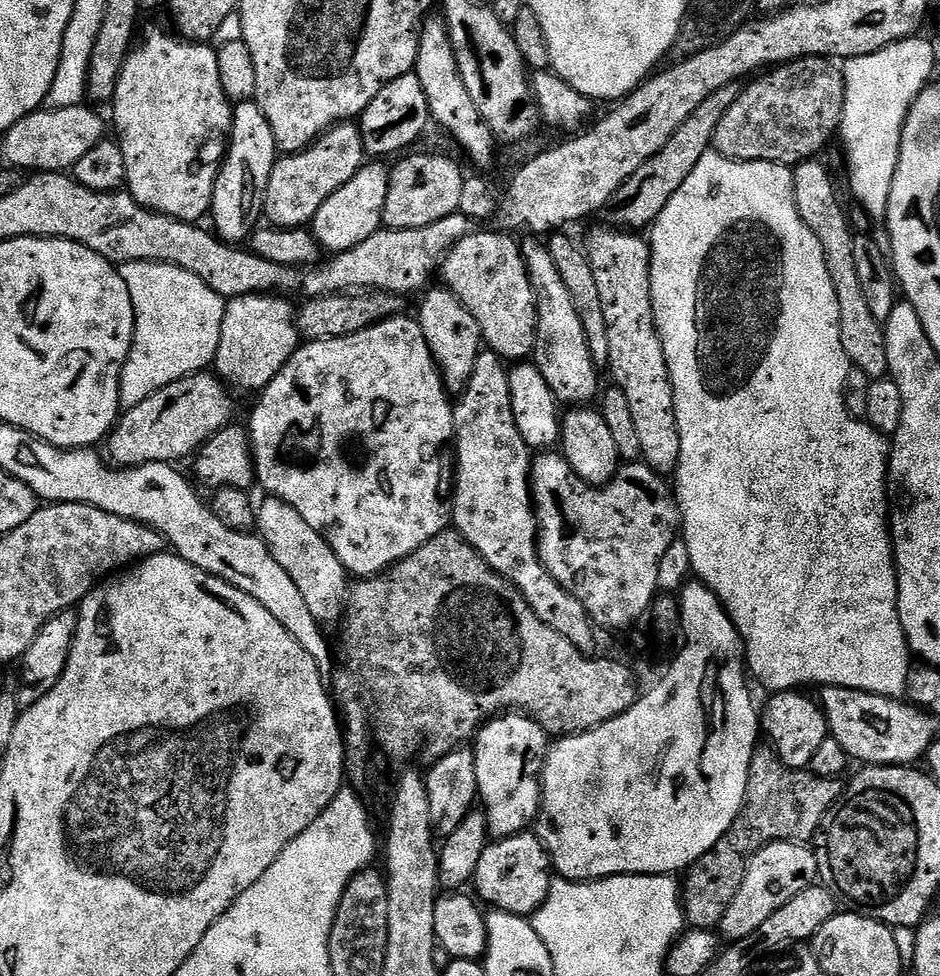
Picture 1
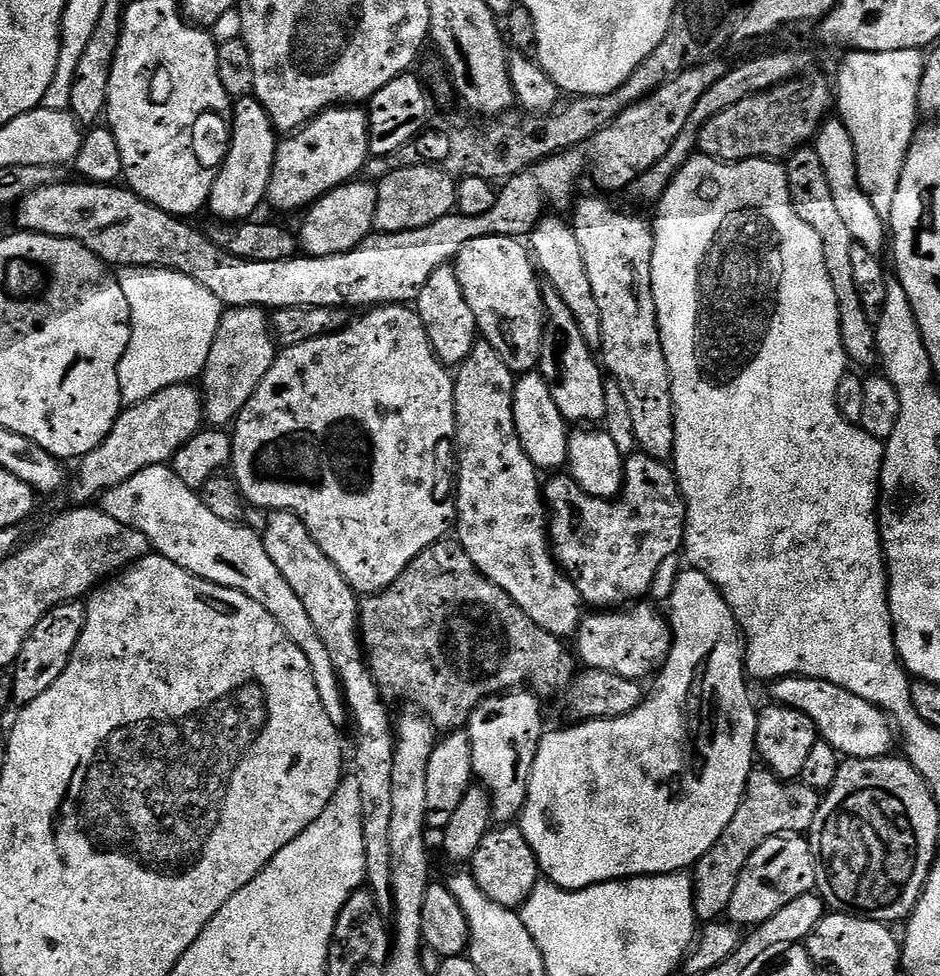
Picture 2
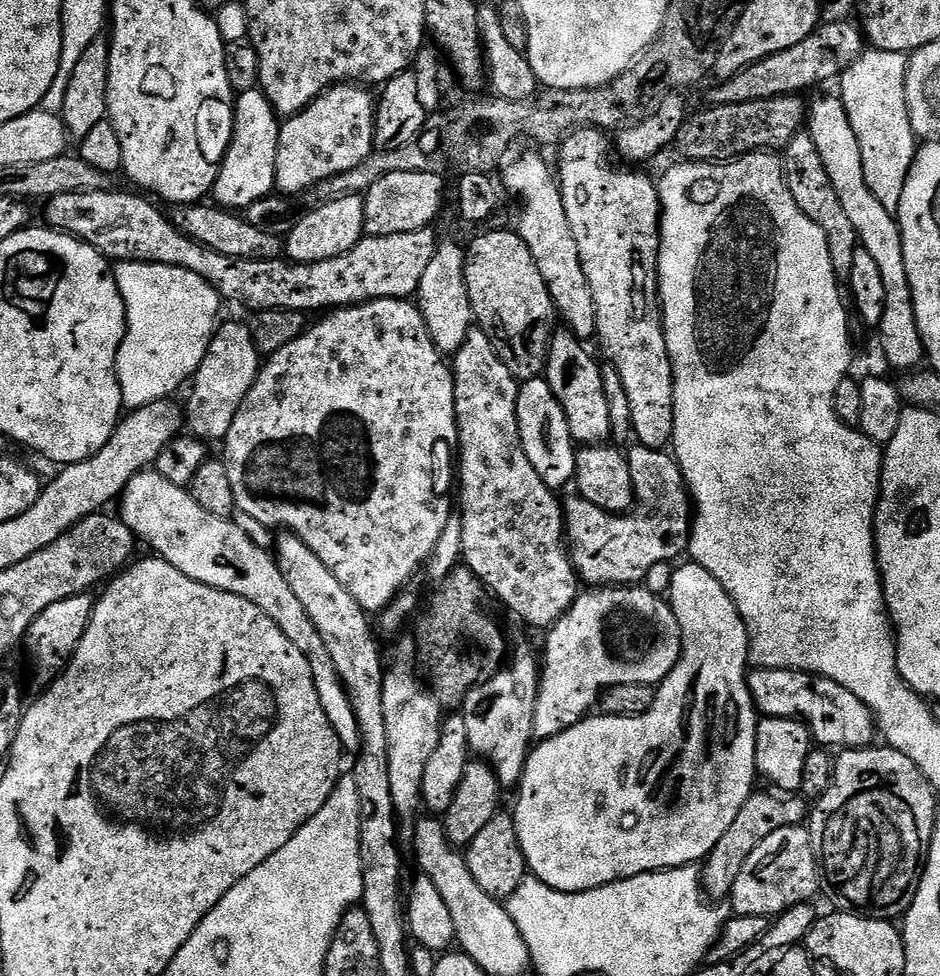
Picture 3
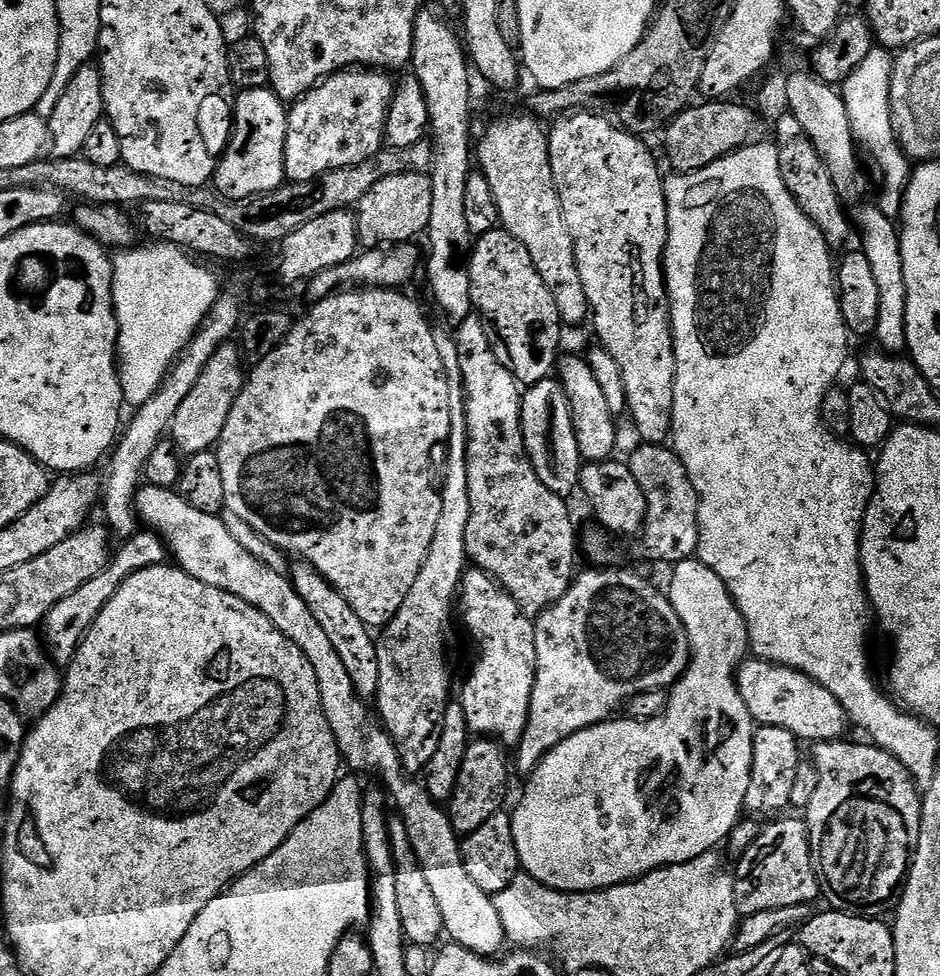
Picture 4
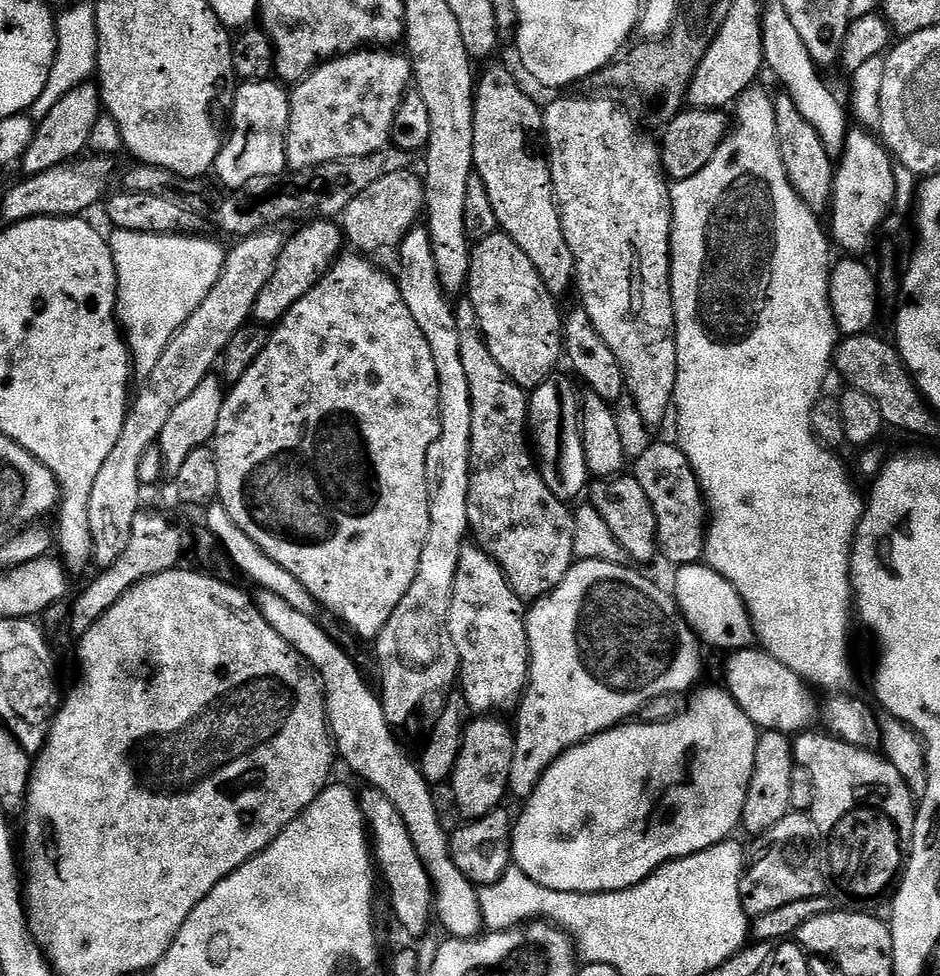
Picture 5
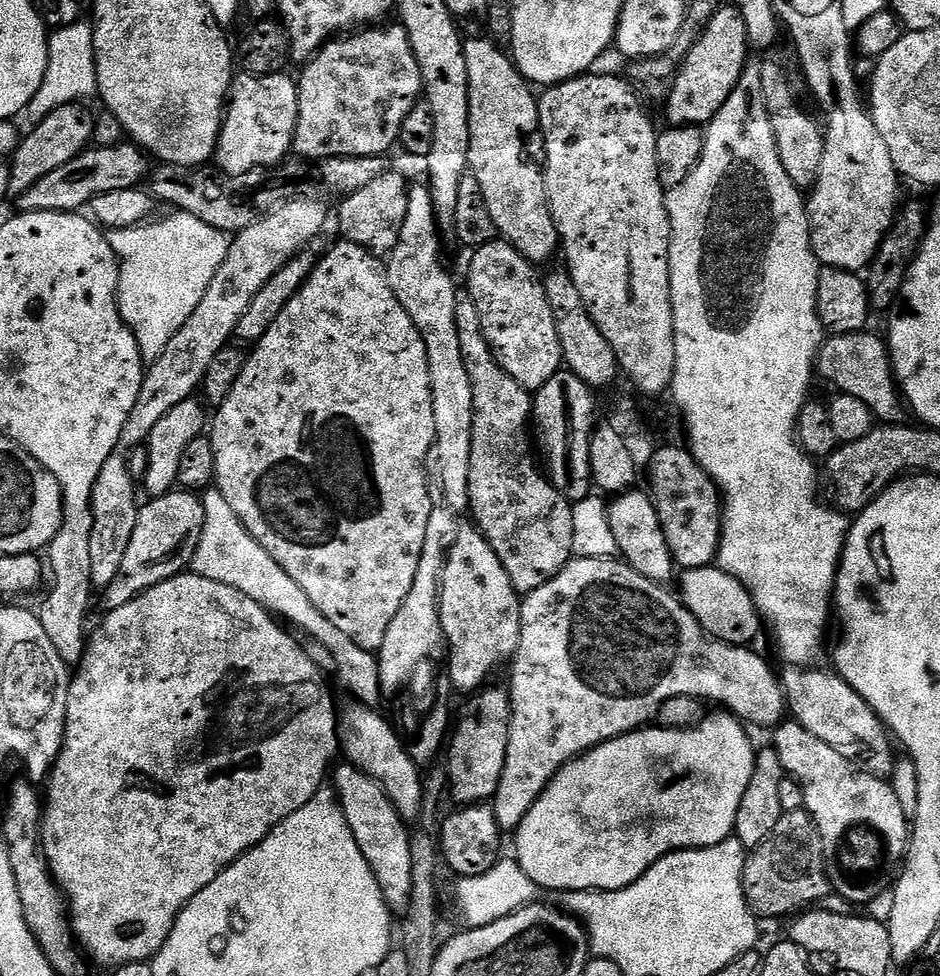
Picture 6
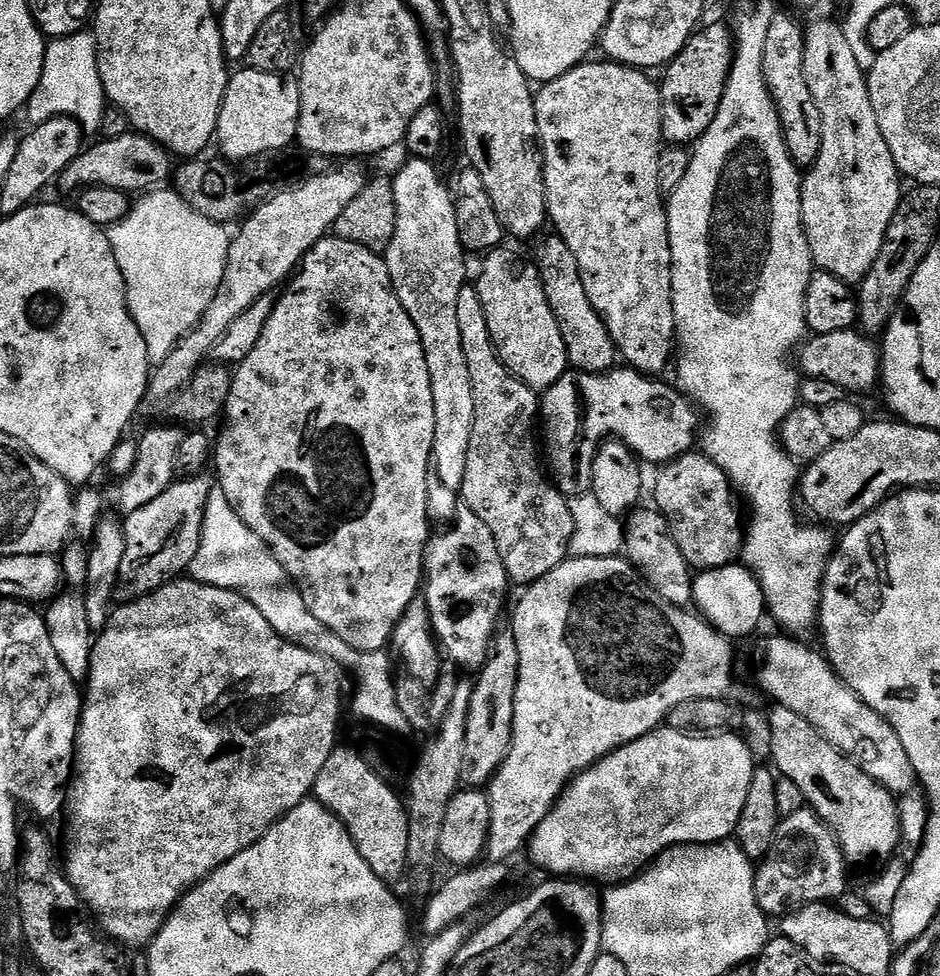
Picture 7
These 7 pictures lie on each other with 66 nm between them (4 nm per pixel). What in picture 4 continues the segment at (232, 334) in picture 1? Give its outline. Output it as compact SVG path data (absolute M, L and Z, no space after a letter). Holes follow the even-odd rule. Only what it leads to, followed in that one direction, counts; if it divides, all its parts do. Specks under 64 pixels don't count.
M235 343L222 345L214 358L206 362L202 378L194 382L194 390L190 390L186 402L178 406L178 414L172 419L170 439L185 457L215 449L219 444L222 430L226 430L226 418L230 418L230 410L244 388L245 379L246 361Z

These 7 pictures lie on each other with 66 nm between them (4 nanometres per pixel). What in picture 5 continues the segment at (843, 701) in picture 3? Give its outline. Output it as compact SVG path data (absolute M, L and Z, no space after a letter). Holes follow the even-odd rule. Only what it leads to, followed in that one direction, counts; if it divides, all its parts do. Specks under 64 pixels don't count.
M756 646L743 648L741 652L733 652L727 660L723 683L746 714L746 718L750 718L750 722L756 725L757 729L765 732L799 734L817 727L816 720L818 724L822 716L821 705L816 705L817 693L807 680L794 674L790 666L782 666L778 658Z

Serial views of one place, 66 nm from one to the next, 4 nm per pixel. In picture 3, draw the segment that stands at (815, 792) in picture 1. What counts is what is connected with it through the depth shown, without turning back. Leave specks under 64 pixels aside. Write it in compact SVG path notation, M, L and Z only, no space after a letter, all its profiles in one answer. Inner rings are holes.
M779 790L767 791L753 791L742 806L742 810L738 810L738 818L734 818L730 830L722 834L722 838L716 843L712 853L703 861L702 887L713 901L727 901L731 897L734 882L738 882L738 874L742 874L742 866L746 866L746 858L750 858L750 854L754 854L757 846L766 838L770 838L774 830L803 825L809 815L810 804L803 795L789 794Z

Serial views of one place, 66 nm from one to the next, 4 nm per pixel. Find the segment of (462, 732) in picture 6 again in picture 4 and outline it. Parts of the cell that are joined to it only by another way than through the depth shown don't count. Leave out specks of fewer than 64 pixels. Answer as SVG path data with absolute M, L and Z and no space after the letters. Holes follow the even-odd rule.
M476 738L471 741L462 758L462 766L458 770L458 782L454 786L454 794L446 801L446 811L454 830L461 836L469 836L486 818L490 818L495 812L505 807L504 799L508 796L508 764L510 768L510 756L506 753L505 745L491 738Z

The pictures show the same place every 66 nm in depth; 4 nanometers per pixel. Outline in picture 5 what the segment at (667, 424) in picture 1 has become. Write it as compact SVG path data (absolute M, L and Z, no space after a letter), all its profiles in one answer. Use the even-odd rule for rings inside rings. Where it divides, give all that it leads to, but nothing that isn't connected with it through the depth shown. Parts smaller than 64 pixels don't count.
M579 94L568 96L565 100L556 100L549 108L543 109L544 131L546 141L546 159L552 170L552 189L556 191L556 204L560 207L560 221L562 230L566 234L566 242L570 242L570 250L574 254L576 263L575 291L580 291L579 303L586 310L594 330L602 334L602 342L614 350L614 358L618 358L618 366L624 371L624 383L627 395L632 396L636 403L636 412L640 420L648 428L656 428L664 419L669 419L674 408L676 395L676 319L672 305L672 190L670 180L664 173L663 162L660 160L660 148L657 141L647 136L649 133L636 125L636 120L620 104L607 100L604 94Z

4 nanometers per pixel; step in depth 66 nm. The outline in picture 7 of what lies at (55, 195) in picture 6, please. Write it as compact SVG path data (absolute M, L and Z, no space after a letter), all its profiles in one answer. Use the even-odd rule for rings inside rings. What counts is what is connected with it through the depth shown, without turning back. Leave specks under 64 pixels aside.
M129 130L122 138L97 139L97 144L89 143L84 151L62 170L58 178L58 188L64 192L79 193L85 188L106 186L129 194L144 194L159 189L173 179L174 157L158 142L154 142L141 132ZM173 163L173 164L172 164ZM136 192L136 193L135 193Z

